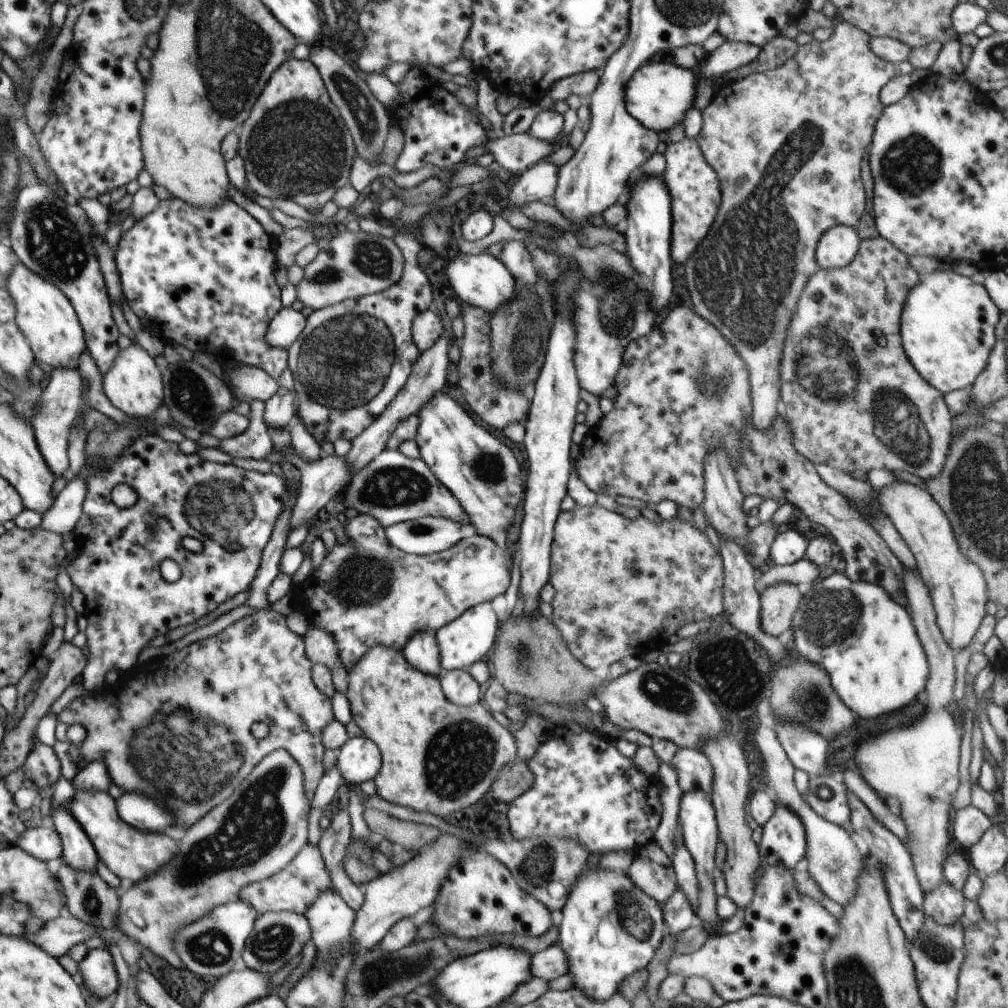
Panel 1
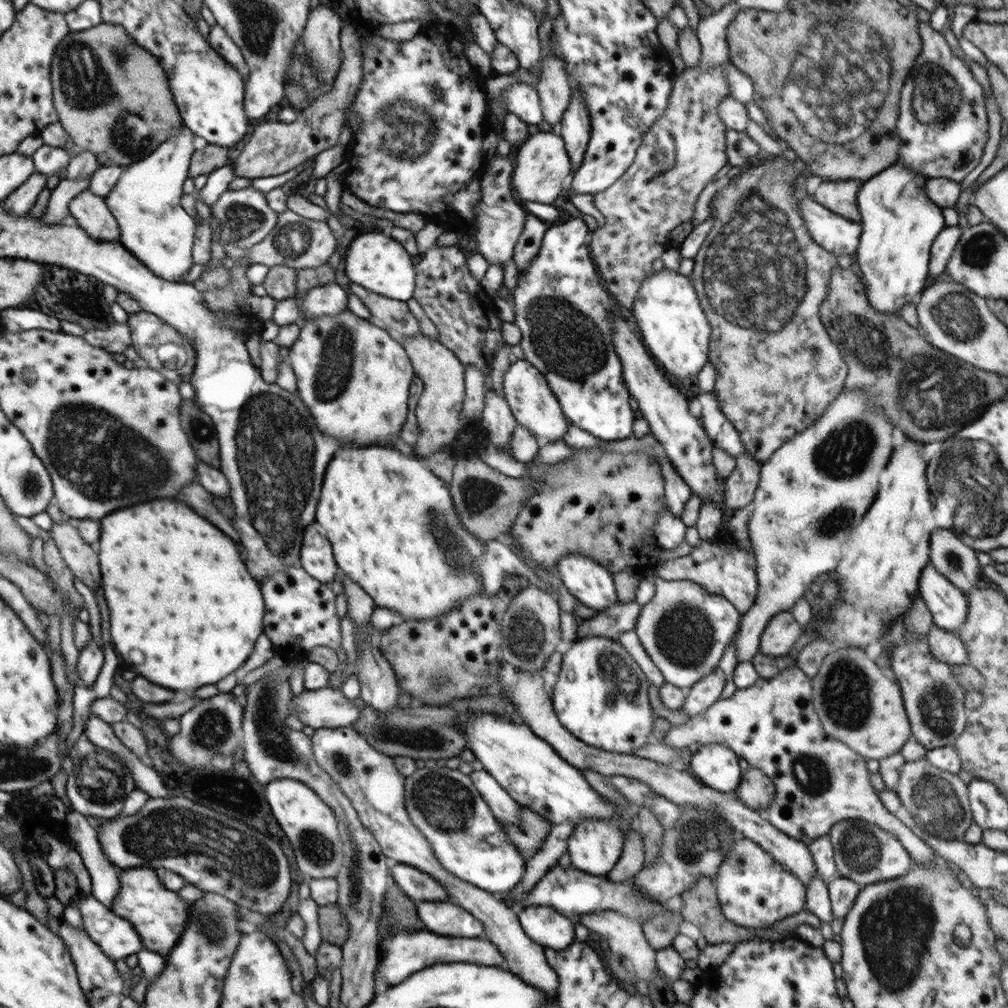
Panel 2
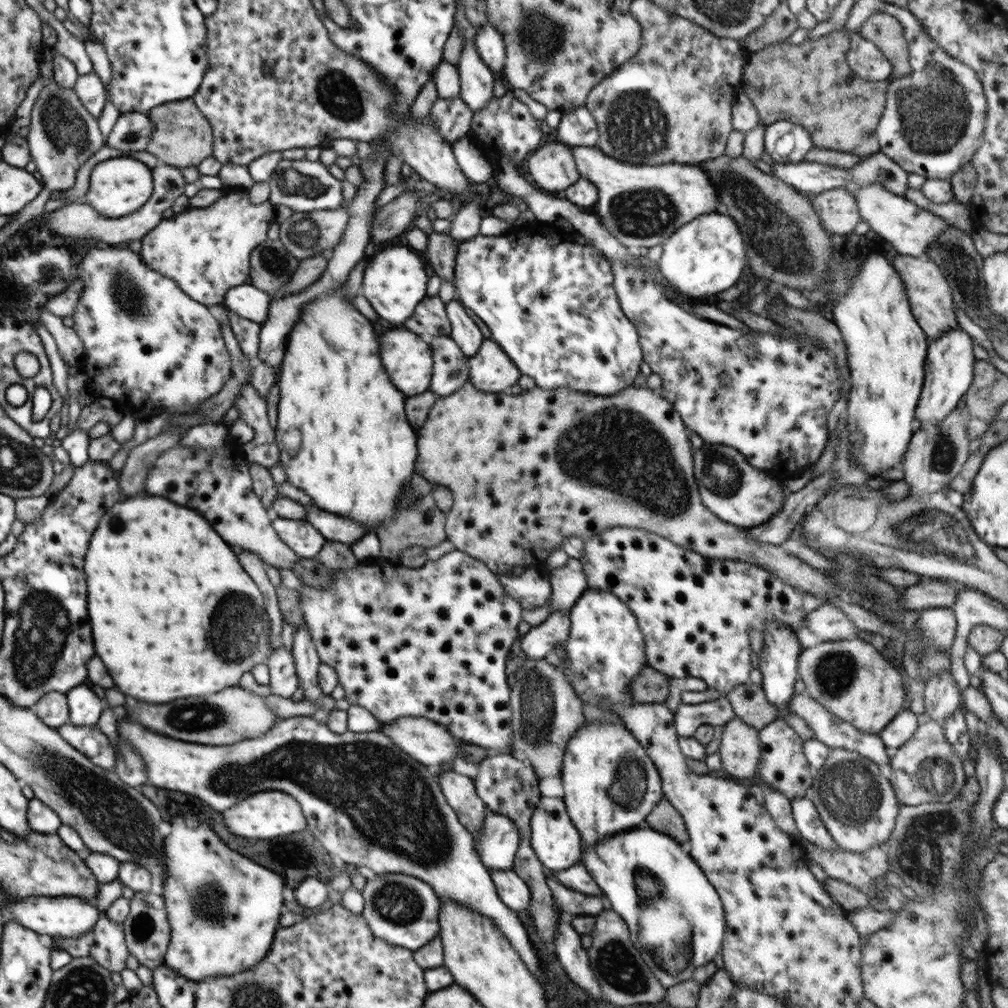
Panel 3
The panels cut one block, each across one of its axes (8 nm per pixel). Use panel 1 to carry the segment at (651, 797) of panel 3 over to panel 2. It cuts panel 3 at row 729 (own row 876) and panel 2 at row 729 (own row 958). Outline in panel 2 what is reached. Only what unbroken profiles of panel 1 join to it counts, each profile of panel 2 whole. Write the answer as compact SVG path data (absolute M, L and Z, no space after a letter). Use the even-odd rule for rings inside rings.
M603 636L581 638L563 654L561 670L551 695L552 708L561 725L574 738L600 750L632 755L632 750L654 741L652 707L648 688L652 684L630 653L619 643Z

